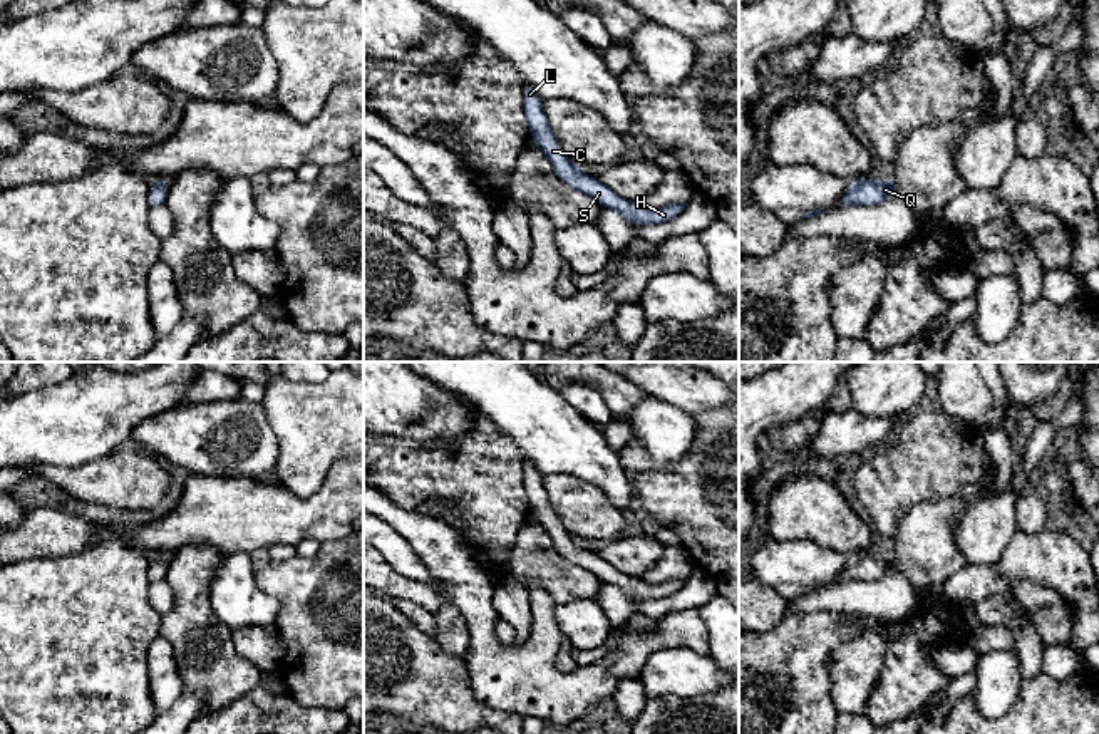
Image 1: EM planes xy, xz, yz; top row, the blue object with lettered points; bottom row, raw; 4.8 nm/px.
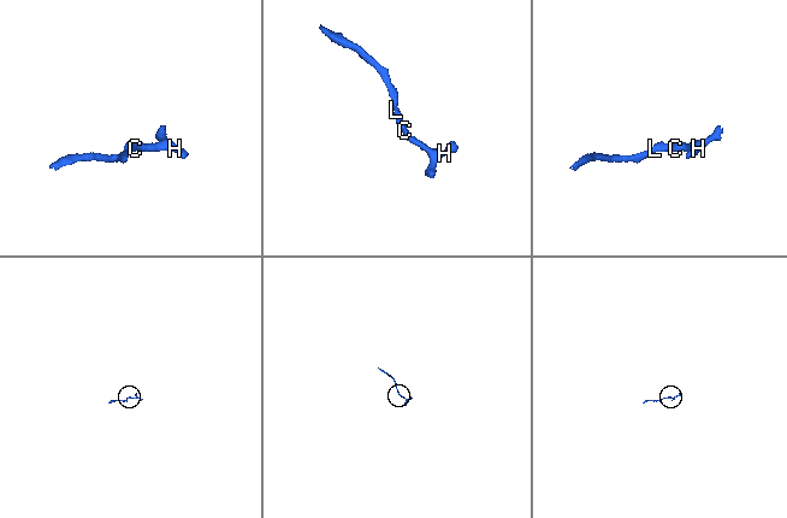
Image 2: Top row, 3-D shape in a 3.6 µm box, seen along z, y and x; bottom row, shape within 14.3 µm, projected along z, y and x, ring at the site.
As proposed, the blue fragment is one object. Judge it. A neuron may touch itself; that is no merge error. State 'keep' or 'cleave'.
keep

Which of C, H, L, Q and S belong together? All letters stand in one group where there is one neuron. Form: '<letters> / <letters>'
C H L Q S

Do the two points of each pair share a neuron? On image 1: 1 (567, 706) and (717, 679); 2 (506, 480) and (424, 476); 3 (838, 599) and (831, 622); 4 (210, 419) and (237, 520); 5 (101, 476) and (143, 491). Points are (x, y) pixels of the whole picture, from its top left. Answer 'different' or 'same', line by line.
1: different
2: same
3: different
4: different
5: same

